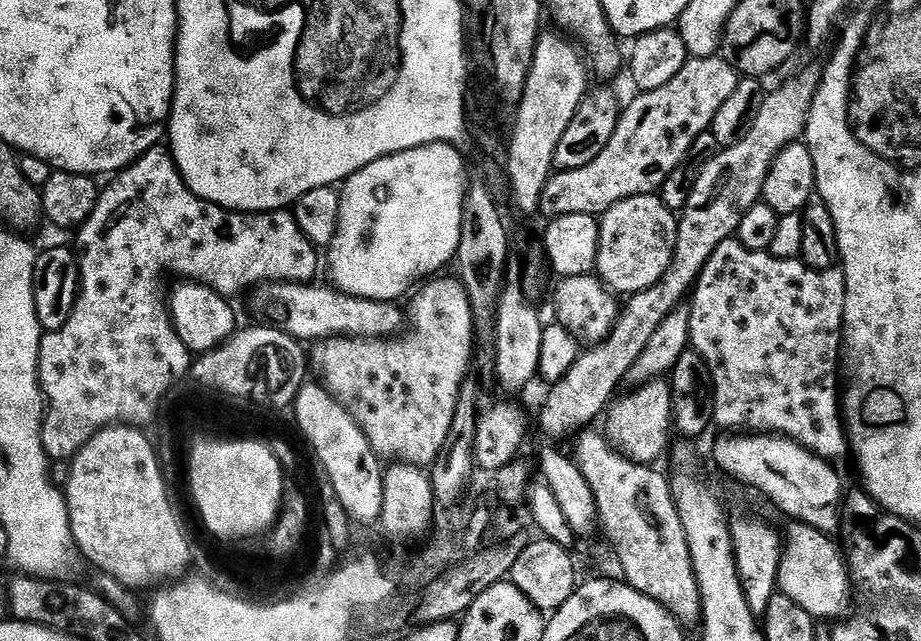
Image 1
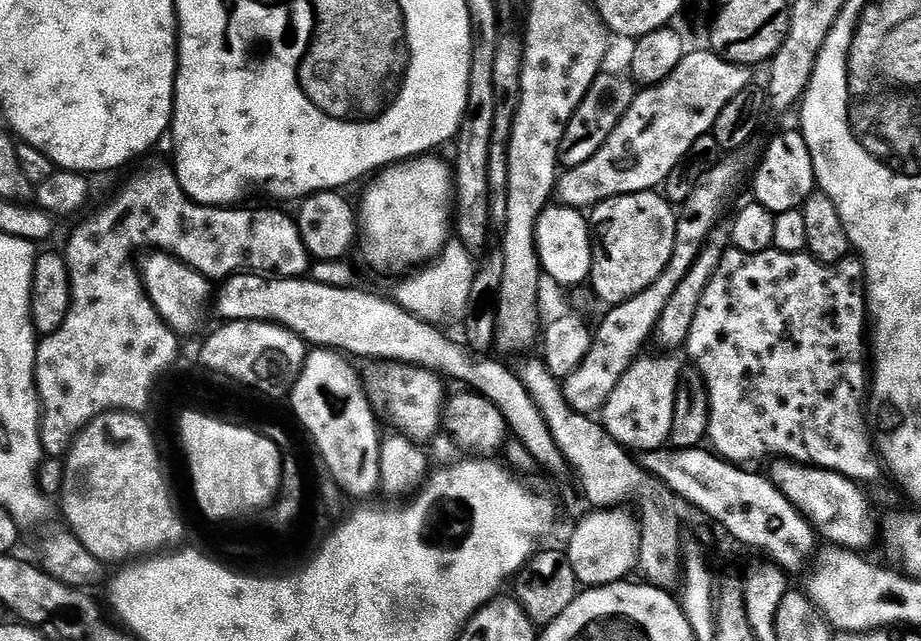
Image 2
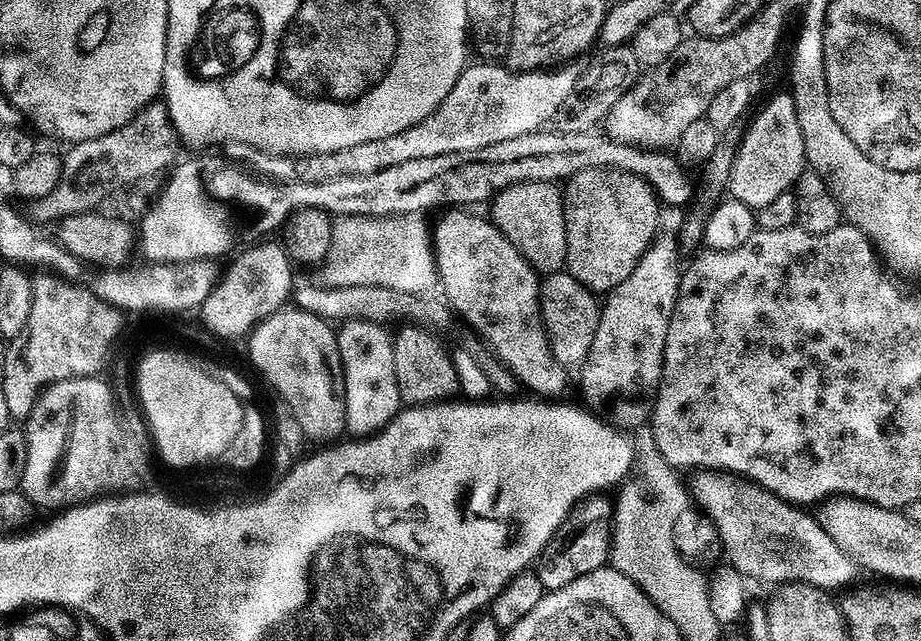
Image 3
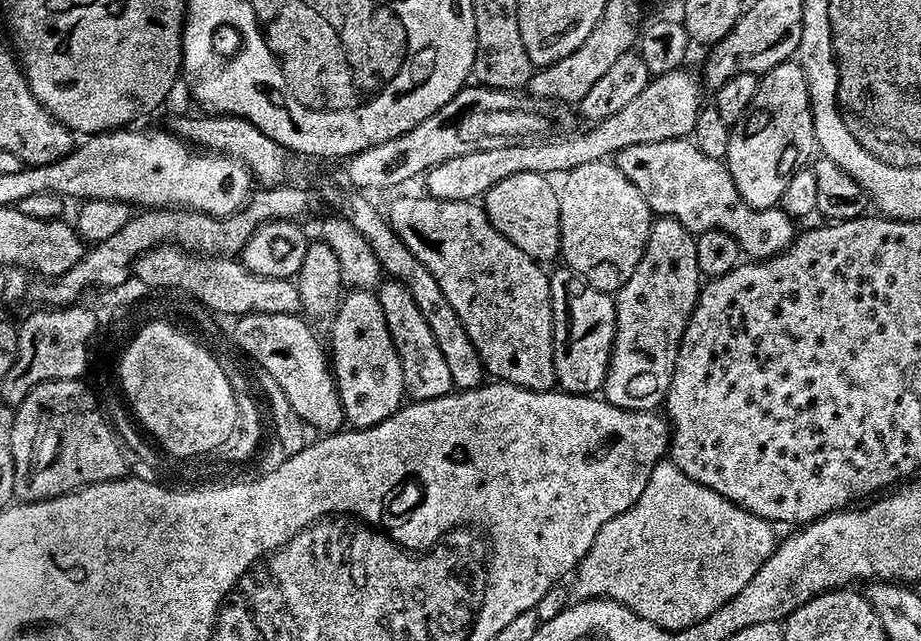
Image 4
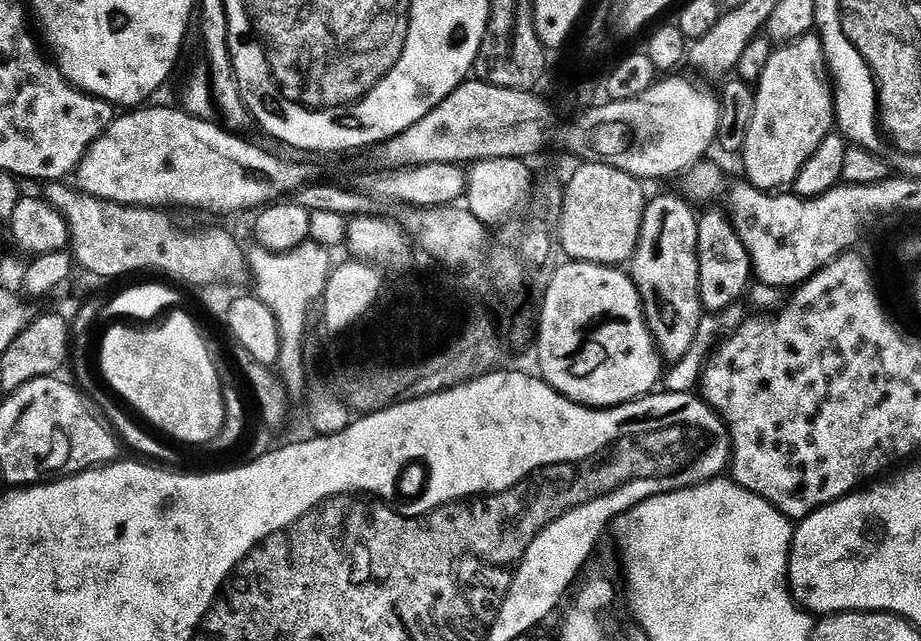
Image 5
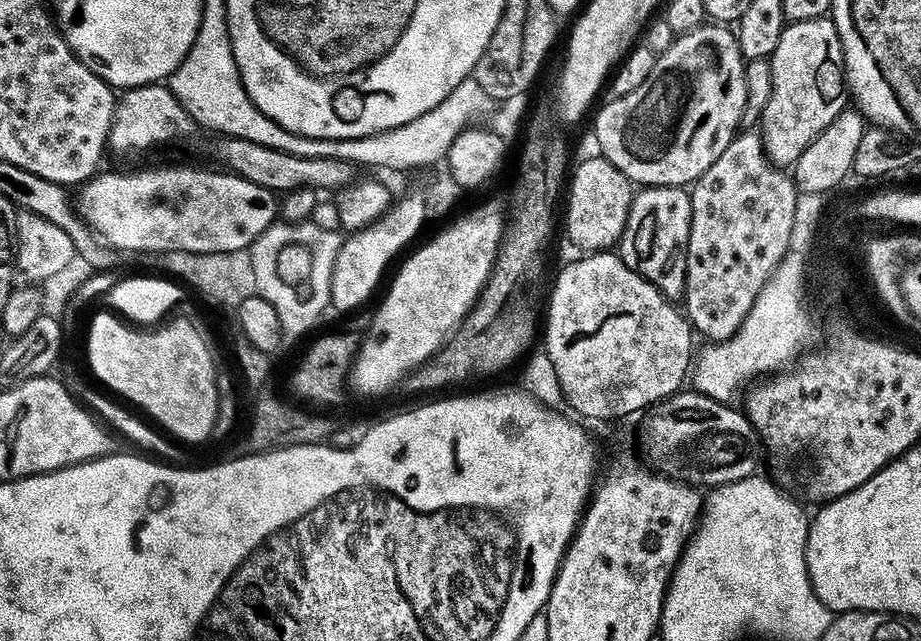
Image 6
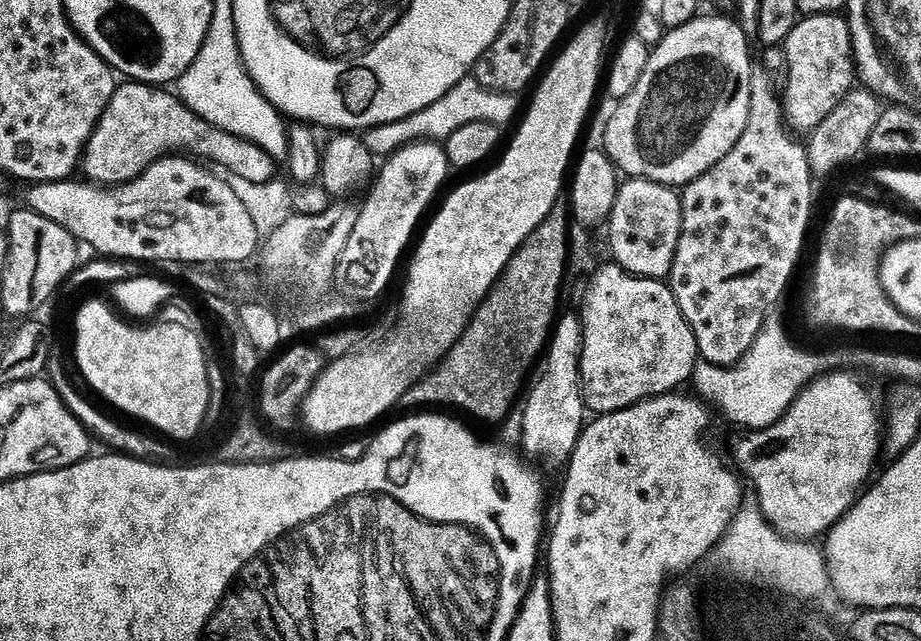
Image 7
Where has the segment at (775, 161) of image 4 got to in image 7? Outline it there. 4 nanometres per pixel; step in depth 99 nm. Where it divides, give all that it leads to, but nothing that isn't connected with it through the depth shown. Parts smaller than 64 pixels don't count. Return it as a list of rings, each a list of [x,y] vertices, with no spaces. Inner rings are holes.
[[[840,14],[806,16],[794,26],[782,47],[788,59],[788,81],[782,84],[784,119],[788,127],[797,133],[810,134],[832,113],[834,106],[838,106],[838,102],[842,102],[842,98],[852,91],[857,79],[850,26]]]

